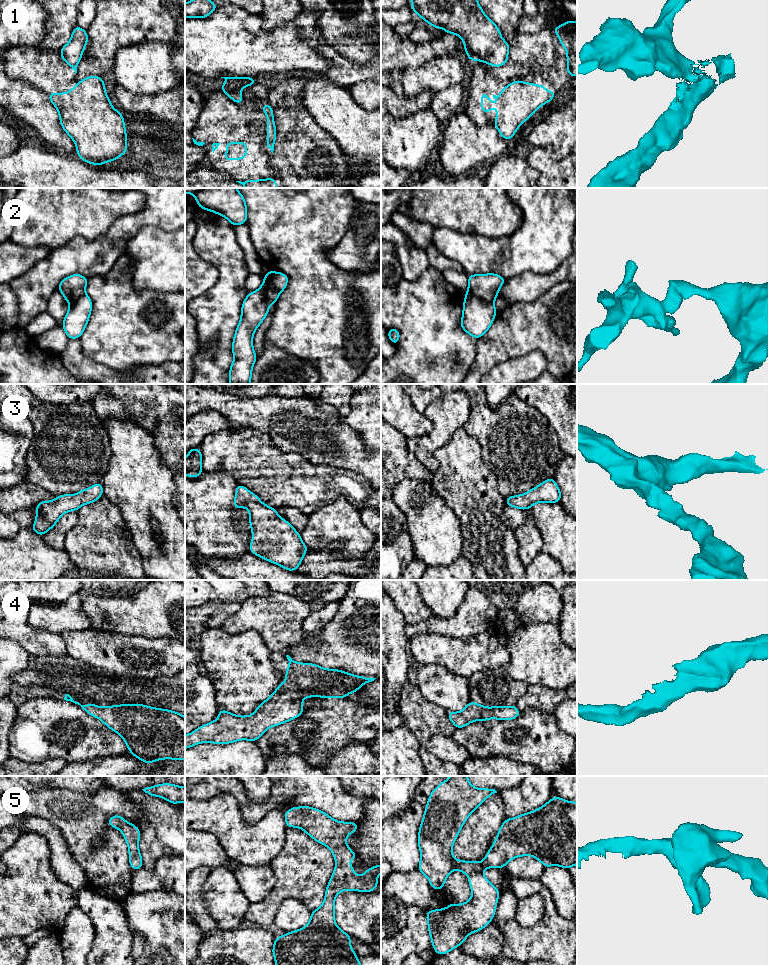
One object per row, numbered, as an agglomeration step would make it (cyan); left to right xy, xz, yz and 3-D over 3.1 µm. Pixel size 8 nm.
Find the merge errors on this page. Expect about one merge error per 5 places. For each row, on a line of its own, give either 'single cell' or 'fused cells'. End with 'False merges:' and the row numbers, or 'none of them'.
1: fused cells
2: single cell
3: single cell
4: single cell
5: single cell
False merges: 1

